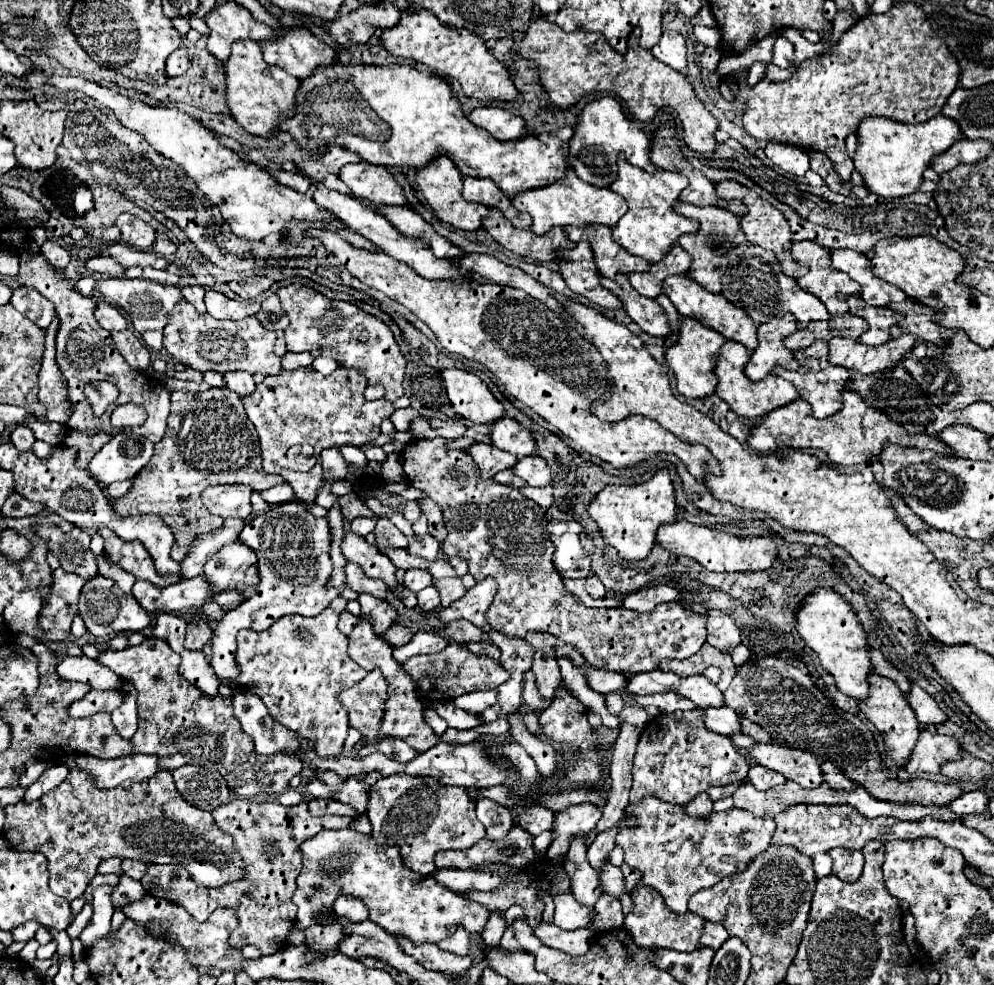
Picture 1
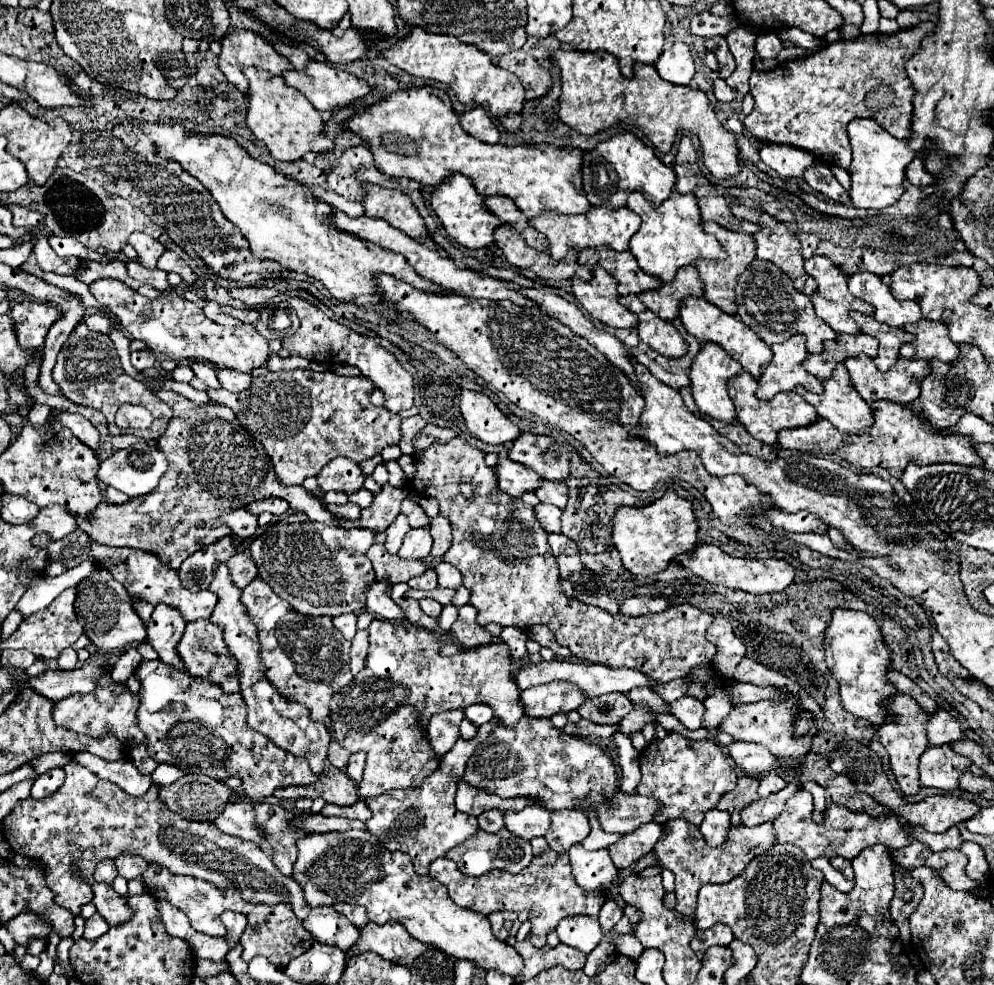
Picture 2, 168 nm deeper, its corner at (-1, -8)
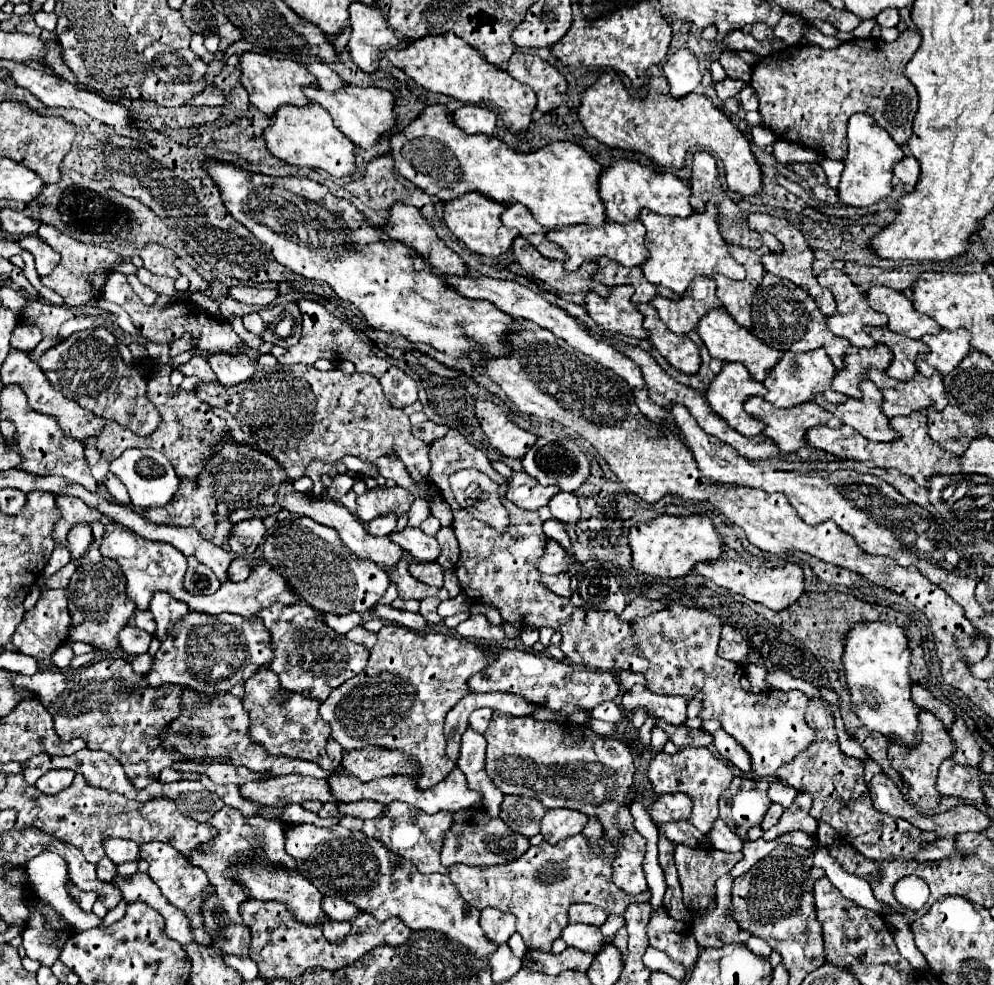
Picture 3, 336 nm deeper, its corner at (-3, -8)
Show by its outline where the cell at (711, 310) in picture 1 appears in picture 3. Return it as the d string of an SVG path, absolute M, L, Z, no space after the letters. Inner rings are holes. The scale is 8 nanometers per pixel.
M722 307L716 309L716 311L710 311L708 315L704 315L704 319L700 319L696 331L698 331L700 339L704 341L704 345L708 347L708 351L710 351L712 357L716 357L716 359L720 359L720 361L726 361L726 363L728 363L728 361L740 361L742 365L748 367L752 379L756 379L756 381L760 381L760 383L768 377L768 373L772 371L772 367L774 367L774 365L780 361L780 357L782 357L782 353L780 353L778 349L768 347L768 345L762 343L752 331L740 327L740 325L728 315L728 311L724 311Z

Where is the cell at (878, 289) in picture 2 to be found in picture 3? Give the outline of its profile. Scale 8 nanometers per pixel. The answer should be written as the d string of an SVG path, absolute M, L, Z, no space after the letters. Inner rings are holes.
M876 285L866 291L866 301L874 311L888 317L890 331L896 331L910 339L920 339L926 333L938 333L942 329L932 317L918 313L912 307L912 301L900 291Z

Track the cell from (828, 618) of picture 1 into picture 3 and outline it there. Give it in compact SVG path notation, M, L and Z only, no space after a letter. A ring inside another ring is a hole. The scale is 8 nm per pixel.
M854 623L848 633L846 633L846 643L844 643L844 655L842 655L842 665L846 671L846 683L852 699L852 711L860 717L860 721L872 729L878 731L894 741L902 741L904 745L916 743L920 737L918 729L918 711L910 699L910 685L912 679L908 675L908 665L910 665L910 649L908 649L908 639L904 631L894 625L894 623Z

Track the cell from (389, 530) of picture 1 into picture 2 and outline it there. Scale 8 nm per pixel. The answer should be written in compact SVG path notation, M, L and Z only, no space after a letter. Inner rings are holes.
M398 515L398 519L386 529L386 535L388 535L388 539L386 539L386 549L390 551L390 553L398 553L398 549L400 549L400 545L402 545L402 539L404 539L404 535L410 531L410 525L408 525L408 519L406 519L406 515Z

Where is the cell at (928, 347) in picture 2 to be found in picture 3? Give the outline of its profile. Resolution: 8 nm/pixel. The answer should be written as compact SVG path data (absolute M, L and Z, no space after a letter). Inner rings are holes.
M956 329L956 331L940 331L936 335L924 335L922 341L930 347L928 353L920 355L920 359L916 359L916 369L922 375L932 375L934 371L938 373L950 373L968 353L970 353L970 331L968 329Z

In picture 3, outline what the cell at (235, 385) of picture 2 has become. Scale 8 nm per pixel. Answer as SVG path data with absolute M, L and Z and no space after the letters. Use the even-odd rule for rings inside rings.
M214 353L208 357L208 363L222 387L234 387L236 383L246 381L254 373L254 363L246 353L242 355Z

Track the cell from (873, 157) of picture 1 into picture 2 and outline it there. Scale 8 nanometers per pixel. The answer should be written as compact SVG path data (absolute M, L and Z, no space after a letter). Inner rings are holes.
M852 119L848 123L848 137L852 147L850 173L850 199L860 209L884 209L894 205L904 193L906 165L916 157L908 147L908 139L896 139L882 129L874 119Z

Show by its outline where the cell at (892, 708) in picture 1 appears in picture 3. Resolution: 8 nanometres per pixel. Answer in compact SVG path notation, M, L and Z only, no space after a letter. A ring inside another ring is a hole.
M920 711L918 713L918 719L920 719L920 731L922 731L922 741L908 747L908 745L902 745L902 743L890 743L888 745L888 757L890 757L890 763L892 767L900 773L900 777L904 779L906 787L908 787L908 797L910 801L926 811L926 809L932 809L938 805L940 801L940 793L936 791L936 775L938 775L938 765L948 759L952 755L952 751L956 749L948 731L942 727L942 723L930 713L930 711Z

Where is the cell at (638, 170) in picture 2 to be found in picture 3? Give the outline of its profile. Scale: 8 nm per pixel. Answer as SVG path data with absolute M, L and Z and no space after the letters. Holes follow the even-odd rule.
M614 159L610 163L610 167L606 167L600 173L598 191L600 191L600 199L604 201L608 219L616 221L616 223L634 221L642 207L646 207L658 215L686 217L692 213L692 207L688 203L688 199L690 199L688 183L684 183L682 179L678 179L672 173L658 173L658 171L654 171L654 167L648 167L636 159Z

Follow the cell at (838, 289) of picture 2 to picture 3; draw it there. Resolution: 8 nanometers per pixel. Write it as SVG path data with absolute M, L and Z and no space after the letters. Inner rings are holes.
M830 269L830 271L822 271L818 277L818 283L820 285L824 285L824 287L828 287L830 291L832 291L832 295L834 295L834 299L836 299L836 313L834 315L830 315L830 317L826 317L826 327L834 333L834 335L838 335L838 337L844 337L844 339L848 339L852 345L856 345L856 347L874 347L876 345L876 341L862 329L864 325L886 325L886 317L884 315L880 315L880 313L876 313L868 303L866 303L866 297L864 297L864 293L860 291L860 287L856 287L850 279L848 279L848 275L844 275L844 271L840 271L840 269Z

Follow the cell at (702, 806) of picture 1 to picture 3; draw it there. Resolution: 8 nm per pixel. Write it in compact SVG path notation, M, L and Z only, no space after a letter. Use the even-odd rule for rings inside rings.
M716 819L712 831L706 837L714 849L728 851L728 853L736 853L742 849L742 839L722 819Z

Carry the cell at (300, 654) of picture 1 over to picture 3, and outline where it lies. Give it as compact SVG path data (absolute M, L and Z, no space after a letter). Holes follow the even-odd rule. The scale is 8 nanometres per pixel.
M274 603L272 607L258 611L258 617L264 621L272 639L274 659L270 669L278 675L280 685L286 691L324 701L332 689L340 687L366 667L368 651L362 645L348 641L346 635L336 635L336 631L328 629L328 625L318 619L318 611L310 605L294 603L282 607L282 603Z

